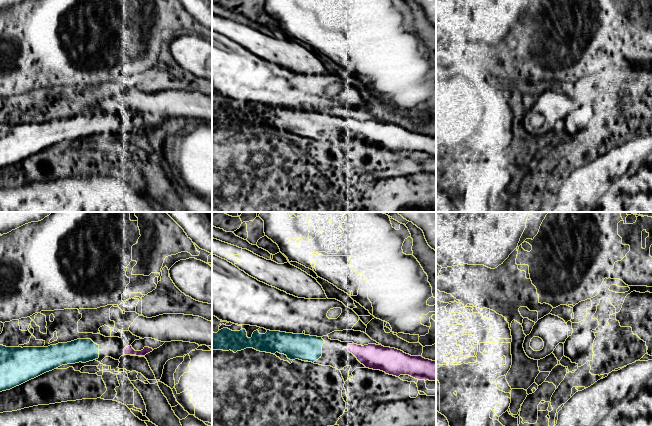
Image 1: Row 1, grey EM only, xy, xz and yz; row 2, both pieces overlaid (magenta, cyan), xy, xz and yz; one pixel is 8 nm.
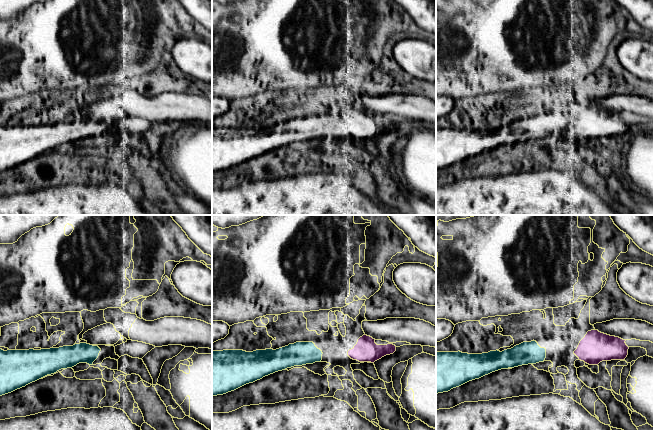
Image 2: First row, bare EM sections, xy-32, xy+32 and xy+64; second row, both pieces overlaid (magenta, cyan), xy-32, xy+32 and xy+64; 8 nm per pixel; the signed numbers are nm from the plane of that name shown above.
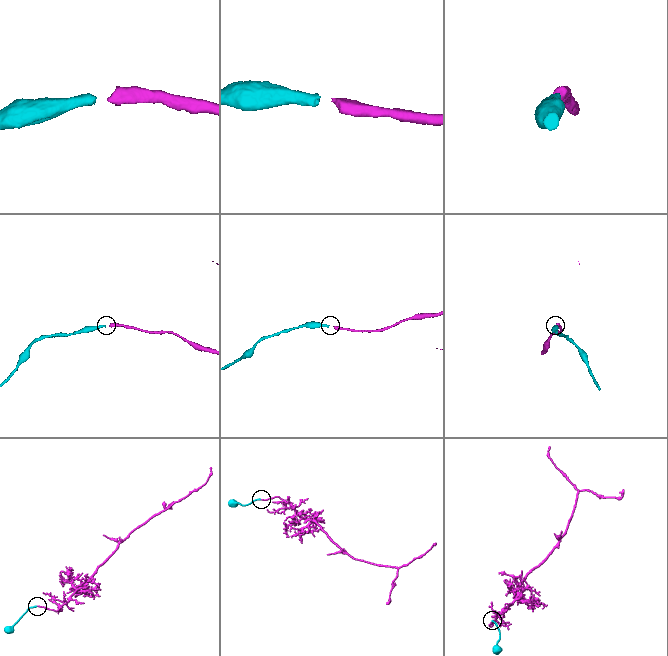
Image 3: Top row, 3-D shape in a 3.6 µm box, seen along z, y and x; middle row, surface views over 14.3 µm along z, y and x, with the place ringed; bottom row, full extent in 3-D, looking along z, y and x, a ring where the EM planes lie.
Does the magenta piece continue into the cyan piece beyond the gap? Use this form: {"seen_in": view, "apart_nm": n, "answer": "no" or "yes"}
{"seen_in": "xz", "apart_nm": 190, "answer": "yes"}

